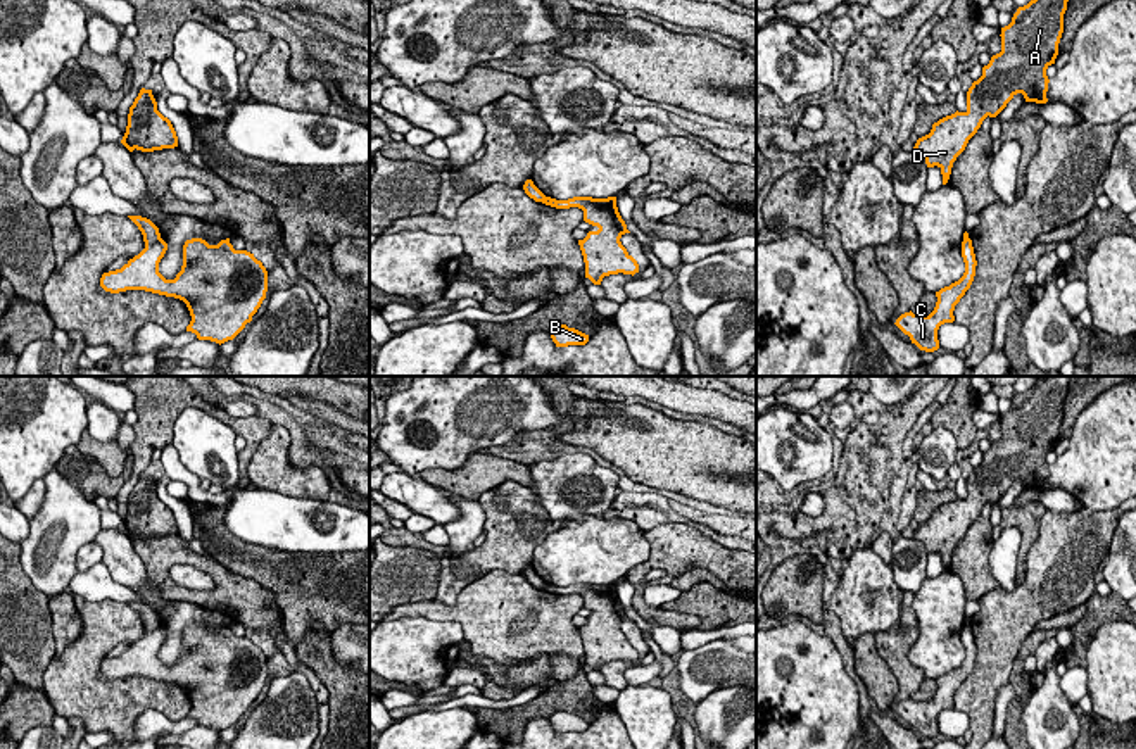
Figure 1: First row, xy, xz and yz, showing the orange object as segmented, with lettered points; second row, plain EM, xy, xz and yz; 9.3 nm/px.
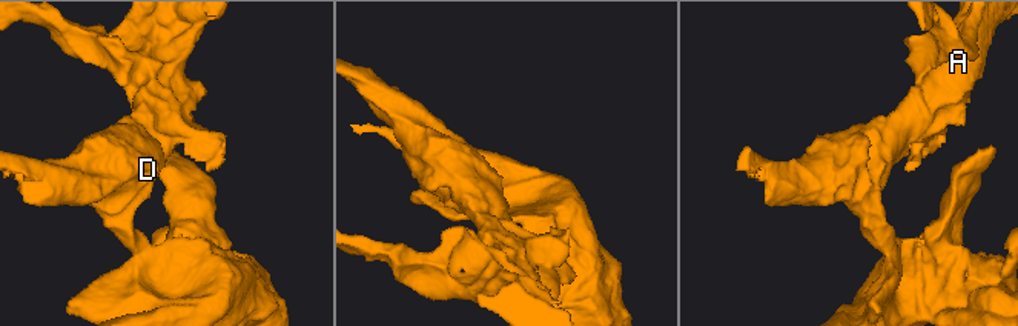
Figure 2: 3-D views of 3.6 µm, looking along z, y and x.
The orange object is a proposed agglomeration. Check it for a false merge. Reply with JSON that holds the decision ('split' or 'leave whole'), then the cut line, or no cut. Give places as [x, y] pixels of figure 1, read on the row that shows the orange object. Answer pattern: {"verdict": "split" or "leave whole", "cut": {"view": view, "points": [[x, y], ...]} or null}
{"verdict": "split", "cut": {"view": "xy", "points": [[161, 239], [145, 247]]}}

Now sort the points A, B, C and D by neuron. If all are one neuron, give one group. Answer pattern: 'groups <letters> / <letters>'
groups A D / B C

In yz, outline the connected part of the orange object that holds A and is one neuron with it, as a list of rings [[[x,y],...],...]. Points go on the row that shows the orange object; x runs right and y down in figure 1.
[[[1031,0],[1019,7],[1012,22],[1001,28],[1001,52],[993,55],[982,67],[982,76],[967,91],[967,110],[946,116],[932,124],[929,135],[917,140],[913,152],[925,159],[927,167],[937,166],[943,185],[948,183],[953,162],[965,150],[969,140],[977,133],[982,121],[996,117],[1007,104],[1022,93],[1026,102],[1046,104],[1048,76],[1046,69],[1055,64],[1058,43],[1063,33],[1063,14],[1069,0]]]

